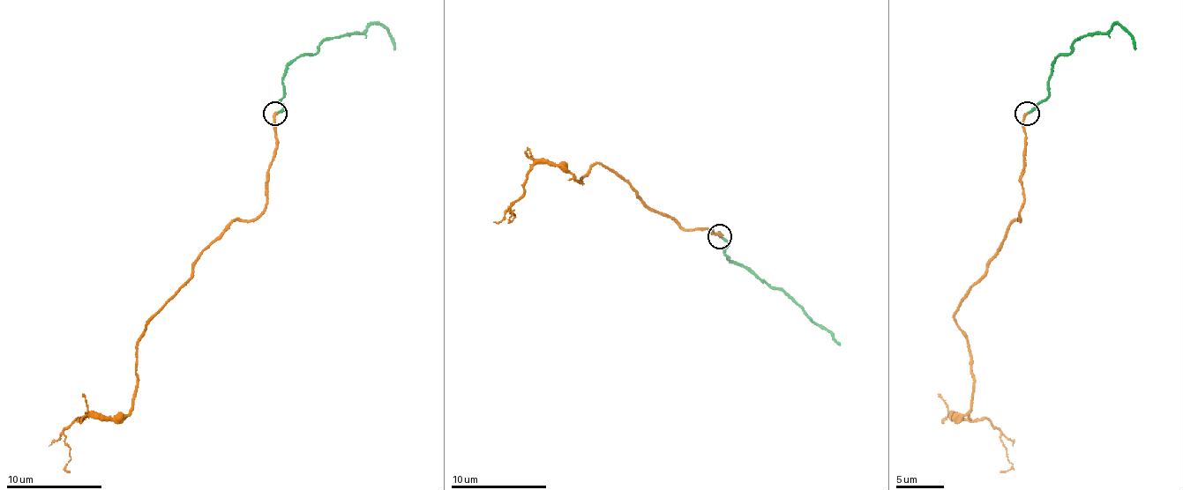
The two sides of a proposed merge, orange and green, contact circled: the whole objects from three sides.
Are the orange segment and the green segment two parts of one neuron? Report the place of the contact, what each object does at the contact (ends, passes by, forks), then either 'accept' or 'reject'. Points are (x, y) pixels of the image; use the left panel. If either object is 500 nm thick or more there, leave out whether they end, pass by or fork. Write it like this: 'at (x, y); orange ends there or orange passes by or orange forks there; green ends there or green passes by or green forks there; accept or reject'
at (274, 113); orange ends there; green ends there; accept

